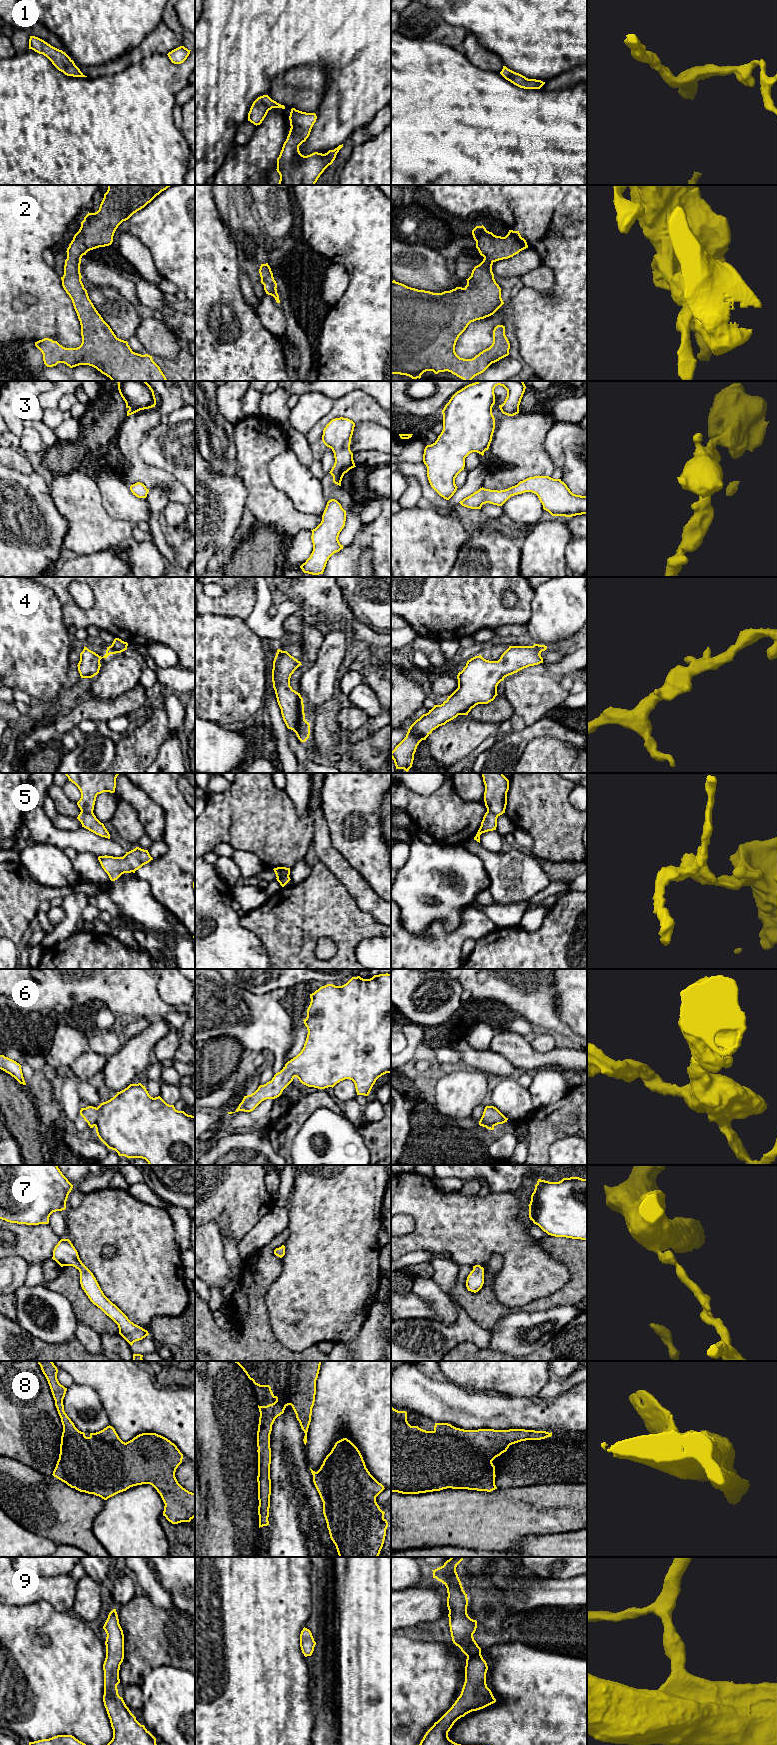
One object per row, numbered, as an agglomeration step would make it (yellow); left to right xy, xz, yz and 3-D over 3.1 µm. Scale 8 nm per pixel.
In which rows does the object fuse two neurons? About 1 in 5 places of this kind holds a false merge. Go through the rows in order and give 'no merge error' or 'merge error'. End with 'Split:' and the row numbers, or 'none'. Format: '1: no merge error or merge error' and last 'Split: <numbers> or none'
1: no merge error
2: no merge error
3: no merge error
4: no merge error
5: merge error
6: no merge error
7: no merge error
8: no merge error
9: no merge error
Split: 5

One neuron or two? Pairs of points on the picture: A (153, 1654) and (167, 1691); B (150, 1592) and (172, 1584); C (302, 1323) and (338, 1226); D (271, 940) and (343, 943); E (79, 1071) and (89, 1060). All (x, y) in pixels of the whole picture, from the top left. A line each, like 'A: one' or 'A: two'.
A: two
B: two
C: one
D: one
E: one

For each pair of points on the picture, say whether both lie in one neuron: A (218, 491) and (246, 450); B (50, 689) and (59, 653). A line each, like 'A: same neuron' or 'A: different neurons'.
A: different neurons
B: same neuron

